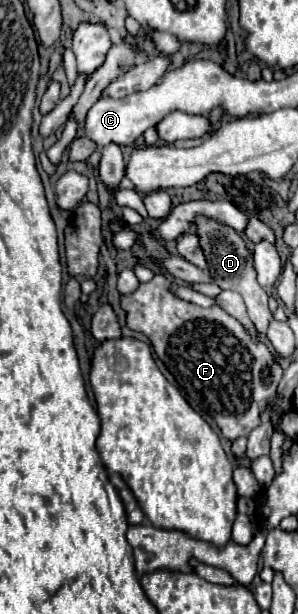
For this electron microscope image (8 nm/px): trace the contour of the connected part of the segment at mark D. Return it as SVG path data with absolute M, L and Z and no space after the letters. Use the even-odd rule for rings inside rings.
M198 218L196 226L198 226L198 236L200 236L200 246L204 250L204 256L206 256L208 264L210 264L210 268L208 268L210 276L214 278L214 282L222 290L234 290L244 298L244 304L248 308L250 320L254 322L254 326L260 332L260 336L266 336L268 324L272 322L274 316L272 316L272 312L268 308L266 290L256 282L256 272L252 268L252 252L246 246L246 240L234 228L222 226L222 224L206 220L206 218Z

